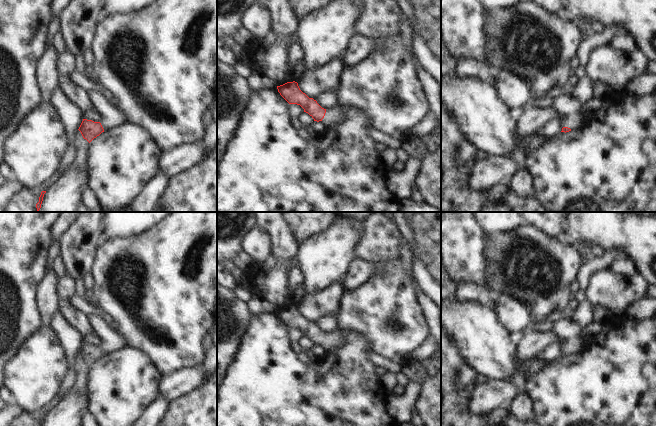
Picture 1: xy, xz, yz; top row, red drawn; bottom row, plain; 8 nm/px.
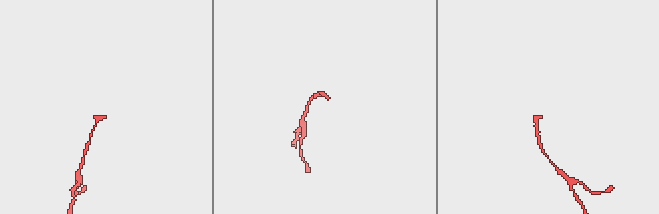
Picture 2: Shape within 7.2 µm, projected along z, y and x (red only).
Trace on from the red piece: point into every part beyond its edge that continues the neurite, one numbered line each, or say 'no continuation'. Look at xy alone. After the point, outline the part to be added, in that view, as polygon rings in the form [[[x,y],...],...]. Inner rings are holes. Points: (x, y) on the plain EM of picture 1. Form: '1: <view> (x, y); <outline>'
1: xy (112, 340); [[[90,316],[96,334],[101,339],[101,349],[105,355],[118,352],[128,346],[126,338],[109,324],[109,318]]]

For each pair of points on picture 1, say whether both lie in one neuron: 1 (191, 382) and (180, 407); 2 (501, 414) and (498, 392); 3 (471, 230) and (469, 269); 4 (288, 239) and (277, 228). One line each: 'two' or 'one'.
1: two
2: two
3: one
4: one

